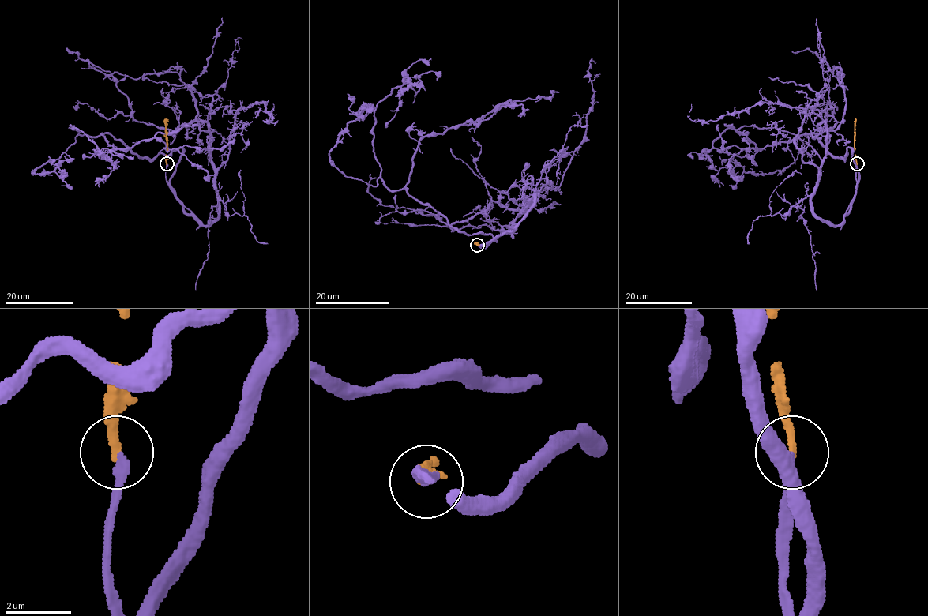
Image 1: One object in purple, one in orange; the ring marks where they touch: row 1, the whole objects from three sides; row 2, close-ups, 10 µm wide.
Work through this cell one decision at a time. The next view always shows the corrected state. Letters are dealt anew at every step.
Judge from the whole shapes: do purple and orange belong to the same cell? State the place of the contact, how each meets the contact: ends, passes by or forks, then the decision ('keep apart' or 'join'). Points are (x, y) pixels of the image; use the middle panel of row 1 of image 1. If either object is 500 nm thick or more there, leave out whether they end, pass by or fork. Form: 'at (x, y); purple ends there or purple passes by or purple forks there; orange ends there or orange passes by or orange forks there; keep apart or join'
at (477, 245); purple ends there; orange ends there; join

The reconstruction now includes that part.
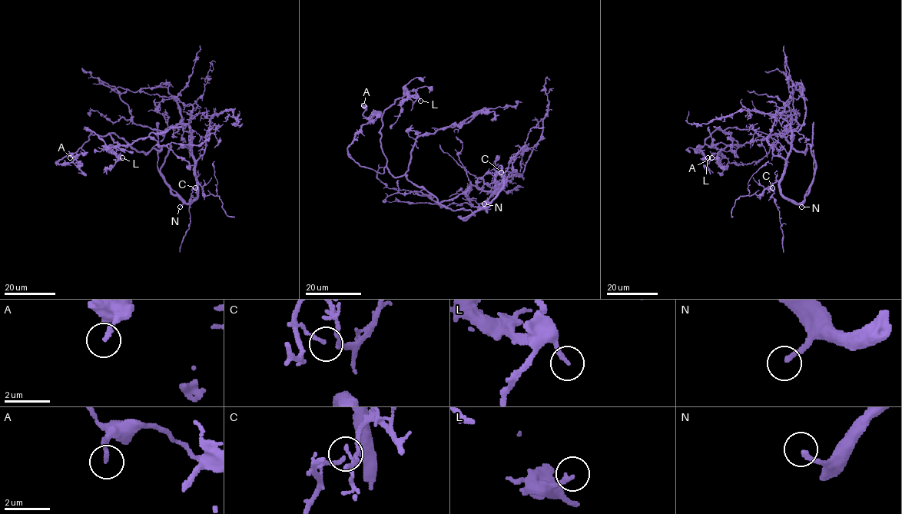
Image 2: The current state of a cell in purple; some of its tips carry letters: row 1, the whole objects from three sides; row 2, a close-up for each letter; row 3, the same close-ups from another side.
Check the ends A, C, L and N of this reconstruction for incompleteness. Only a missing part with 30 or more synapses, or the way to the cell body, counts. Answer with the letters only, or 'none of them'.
N

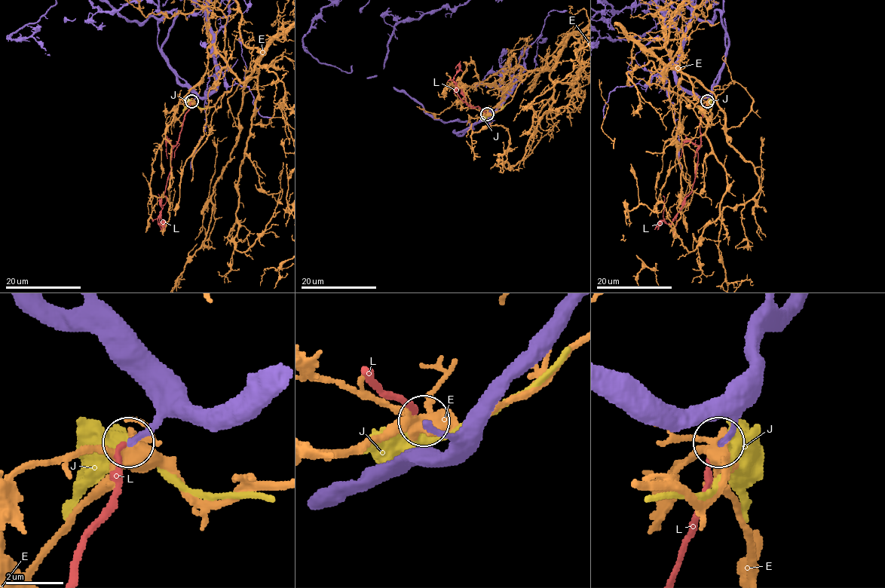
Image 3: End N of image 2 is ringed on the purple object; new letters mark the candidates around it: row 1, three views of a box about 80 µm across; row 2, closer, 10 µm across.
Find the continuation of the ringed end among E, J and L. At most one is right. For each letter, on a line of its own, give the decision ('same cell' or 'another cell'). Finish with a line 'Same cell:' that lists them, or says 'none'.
E: another cell
J: another cell
L: same cell
Same cell: L

